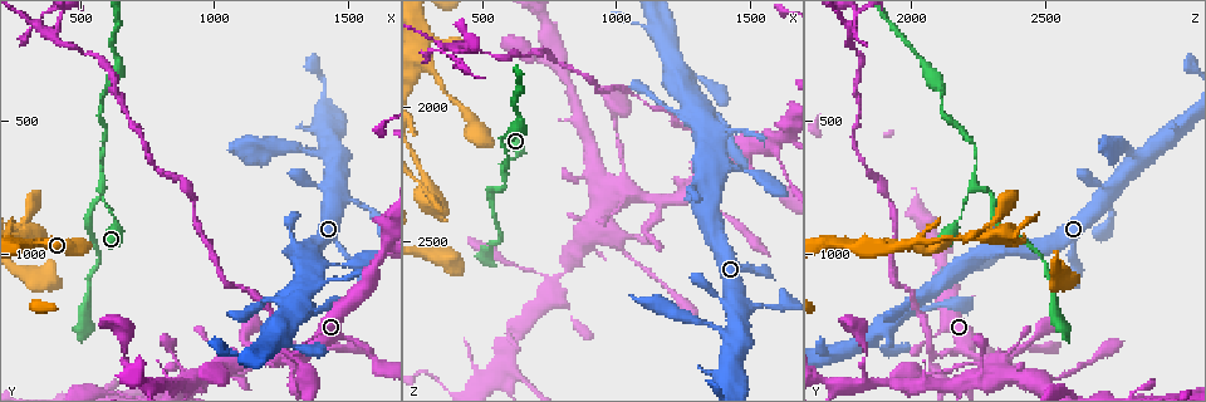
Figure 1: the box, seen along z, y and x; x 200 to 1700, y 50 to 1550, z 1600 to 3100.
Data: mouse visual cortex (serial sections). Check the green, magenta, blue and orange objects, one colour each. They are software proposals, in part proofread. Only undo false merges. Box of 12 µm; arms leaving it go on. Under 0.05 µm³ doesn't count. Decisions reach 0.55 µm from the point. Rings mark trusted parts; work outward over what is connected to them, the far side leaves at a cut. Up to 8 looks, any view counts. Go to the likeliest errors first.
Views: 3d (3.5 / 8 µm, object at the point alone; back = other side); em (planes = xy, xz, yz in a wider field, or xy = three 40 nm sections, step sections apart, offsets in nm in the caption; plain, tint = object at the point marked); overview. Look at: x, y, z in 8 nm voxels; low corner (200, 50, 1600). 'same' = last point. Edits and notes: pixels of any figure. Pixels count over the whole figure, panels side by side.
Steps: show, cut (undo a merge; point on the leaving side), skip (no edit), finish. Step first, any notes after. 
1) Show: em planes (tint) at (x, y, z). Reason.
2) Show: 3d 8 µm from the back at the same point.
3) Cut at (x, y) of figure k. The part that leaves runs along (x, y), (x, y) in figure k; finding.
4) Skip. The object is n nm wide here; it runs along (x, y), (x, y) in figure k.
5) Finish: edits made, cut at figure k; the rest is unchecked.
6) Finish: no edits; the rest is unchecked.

Show: 3d 3.5 µm at (590, 760, 2240). Abrupt turn.

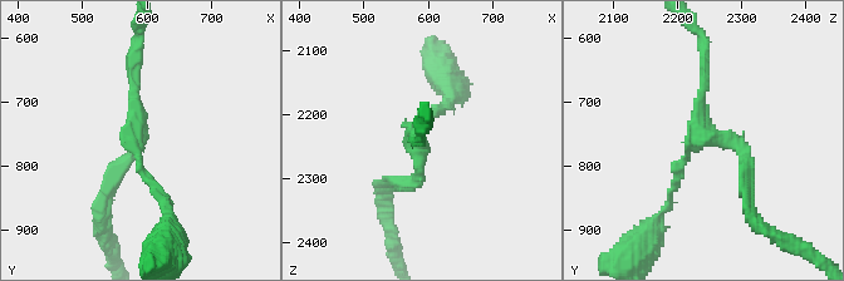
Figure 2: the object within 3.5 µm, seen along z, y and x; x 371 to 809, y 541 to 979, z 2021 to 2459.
Show: em xy step 2 (tint) at (585, 760, 2235). 3 arms meet here; the arms are 100, 150, 150 nm wide; need the tissue.

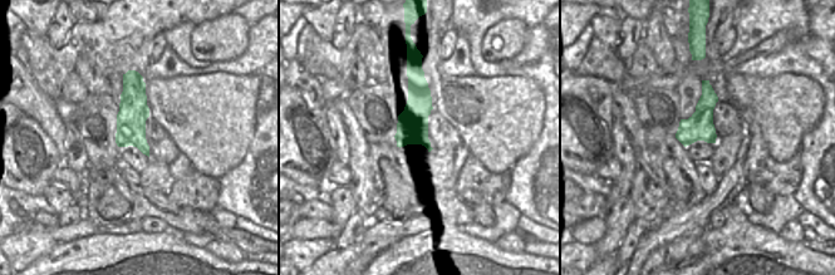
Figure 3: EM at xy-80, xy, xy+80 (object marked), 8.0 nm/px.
Skip. It runs along (131, 73), (133, 133), (146, 151) in figure 3; continuous, no second cell.

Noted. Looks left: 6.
Show: 3d 3.5 µm at (1620, 860, 2740). Thick turns thin.

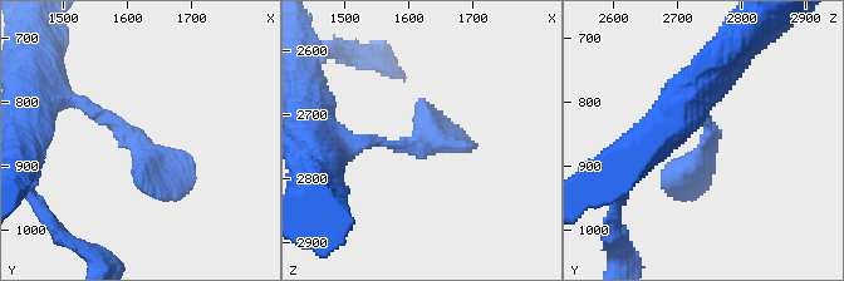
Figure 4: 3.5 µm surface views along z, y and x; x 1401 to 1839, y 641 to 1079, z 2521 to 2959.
Show: em planes (tint) at (1615, 855, 2755). Shape alone is not enough.

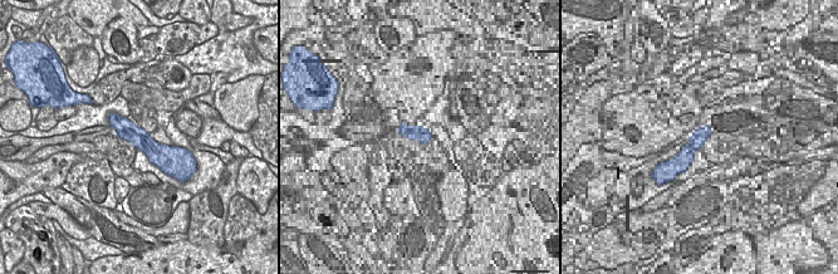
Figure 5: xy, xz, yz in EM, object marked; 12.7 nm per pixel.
Skip. The object is 260 nm wide here; it runs along (63, 103), (147, 149), (143, 192) in figure 4; all the same cell.

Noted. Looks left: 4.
Show: 3d 3.5 µm at (1290, 1380, 2100). Arms part here.

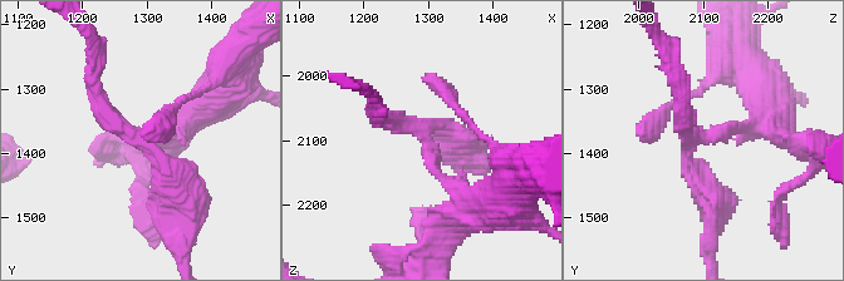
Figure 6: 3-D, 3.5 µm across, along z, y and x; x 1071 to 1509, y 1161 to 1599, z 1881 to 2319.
Cut at (710, 182) of figure 6. The part that leaves runs along (701, 136), (685, 132), (666, 50) in figure 6; two cells meet here.

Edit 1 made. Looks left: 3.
Finish: edits made, cut at figure 6; the rest is unchecked.

